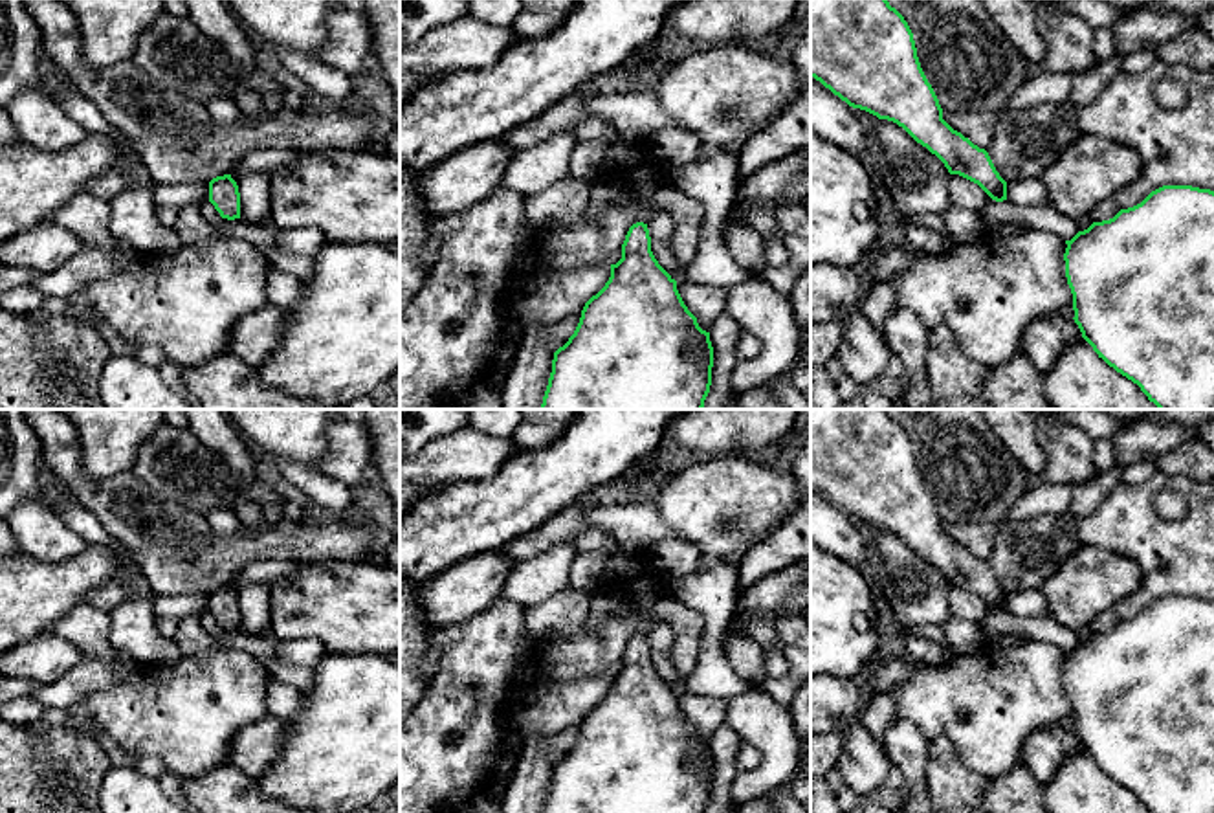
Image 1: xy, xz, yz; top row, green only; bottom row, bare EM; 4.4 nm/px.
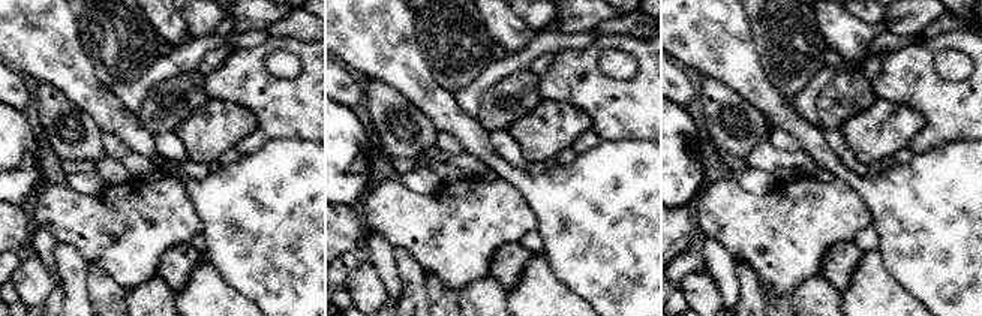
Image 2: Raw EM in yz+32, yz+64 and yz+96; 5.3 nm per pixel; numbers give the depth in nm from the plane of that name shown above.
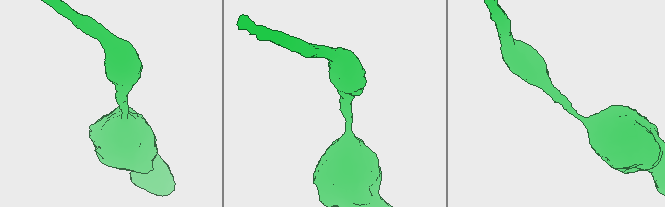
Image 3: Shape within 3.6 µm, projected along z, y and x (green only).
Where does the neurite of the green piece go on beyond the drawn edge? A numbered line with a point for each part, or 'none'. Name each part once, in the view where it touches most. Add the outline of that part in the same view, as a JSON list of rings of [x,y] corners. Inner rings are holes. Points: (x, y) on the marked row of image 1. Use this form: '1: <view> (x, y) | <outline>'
none

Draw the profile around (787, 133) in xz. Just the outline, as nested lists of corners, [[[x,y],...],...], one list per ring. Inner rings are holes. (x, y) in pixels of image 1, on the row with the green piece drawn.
[[[811,86],[752,136],[739,152],[739,178],[748,178],[798,150],[811,150]]]

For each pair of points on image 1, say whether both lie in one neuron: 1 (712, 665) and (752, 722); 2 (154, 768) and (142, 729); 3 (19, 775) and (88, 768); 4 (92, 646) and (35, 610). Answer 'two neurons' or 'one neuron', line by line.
1: two neurons
2: two neurons
3: one neuron
4: two neurons

